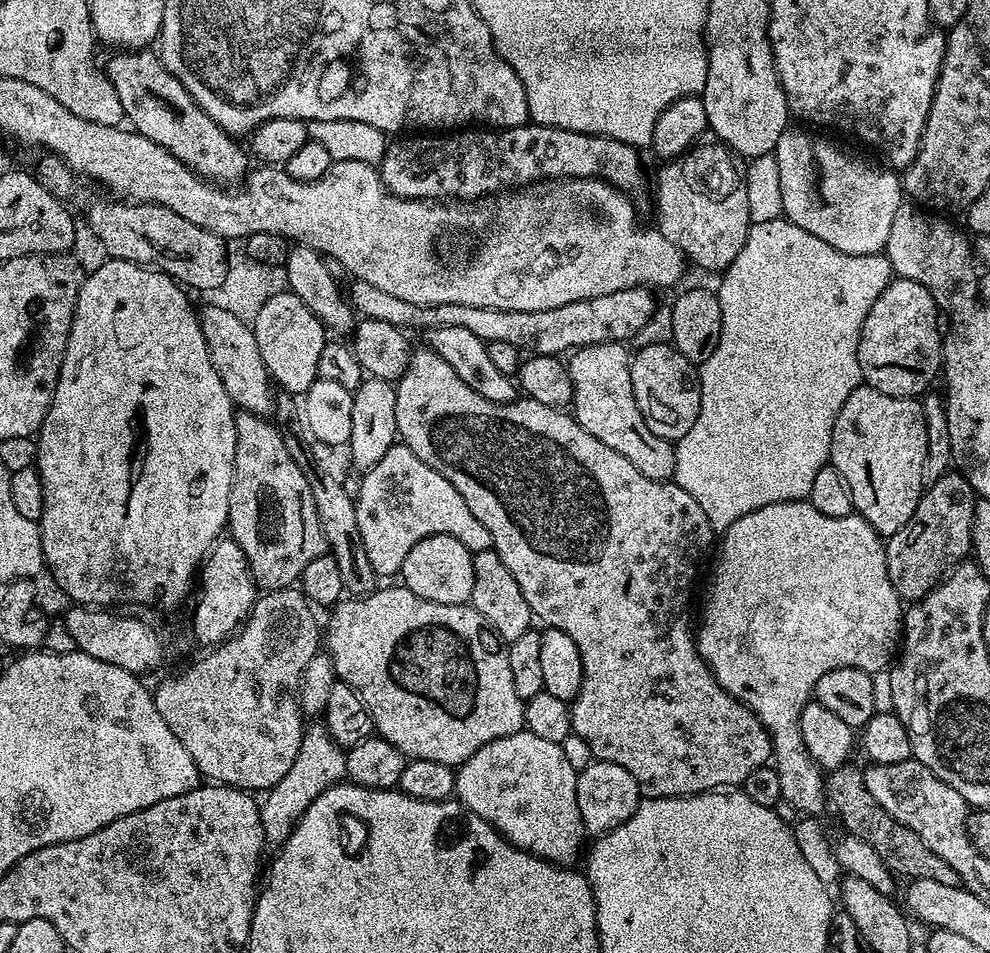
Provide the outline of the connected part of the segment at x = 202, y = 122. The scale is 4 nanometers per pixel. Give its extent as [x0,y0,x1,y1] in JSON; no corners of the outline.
[105,49,250,186]

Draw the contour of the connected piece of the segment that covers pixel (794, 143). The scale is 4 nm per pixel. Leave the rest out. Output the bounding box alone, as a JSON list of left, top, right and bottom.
[774,127,906,256]

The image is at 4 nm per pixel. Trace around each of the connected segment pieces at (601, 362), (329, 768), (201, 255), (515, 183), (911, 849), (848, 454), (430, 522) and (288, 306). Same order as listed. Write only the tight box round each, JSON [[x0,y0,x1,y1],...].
[[567,342,676,481],[259,723,346,846],[88,198,228,294],[378,122,644,202],[826,762,957,886],[830,386,926,538],[354,442,491,577],[251,290,326,394]]

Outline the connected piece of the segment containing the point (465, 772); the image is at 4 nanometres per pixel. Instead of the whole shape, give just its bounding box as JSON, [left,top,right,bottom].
[455,730,586,865]

